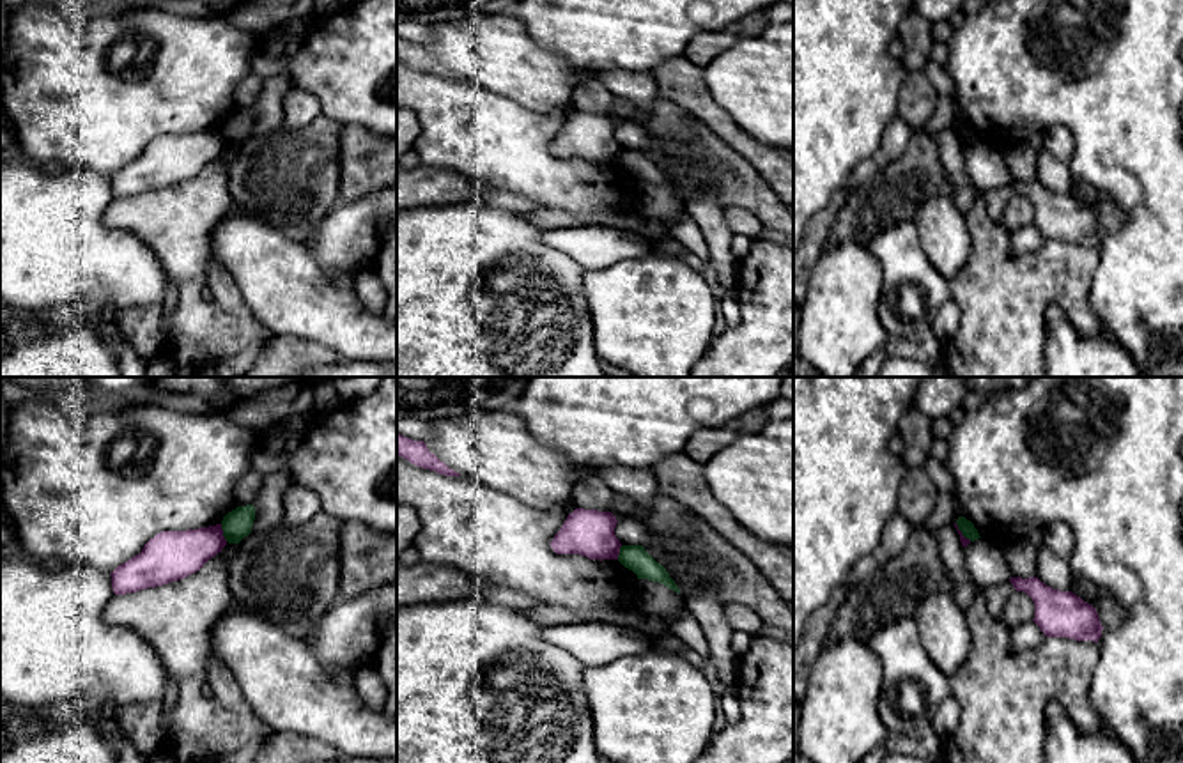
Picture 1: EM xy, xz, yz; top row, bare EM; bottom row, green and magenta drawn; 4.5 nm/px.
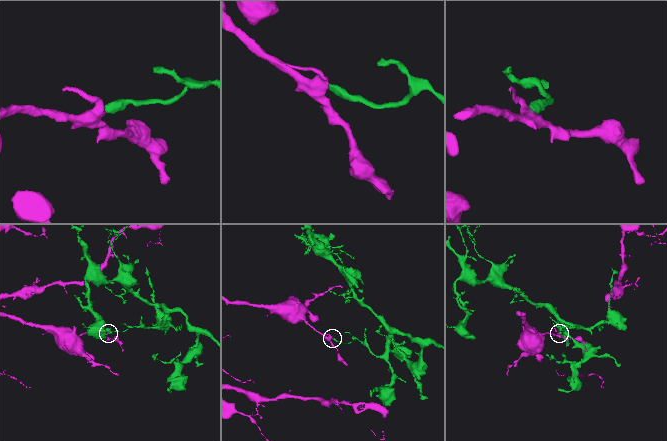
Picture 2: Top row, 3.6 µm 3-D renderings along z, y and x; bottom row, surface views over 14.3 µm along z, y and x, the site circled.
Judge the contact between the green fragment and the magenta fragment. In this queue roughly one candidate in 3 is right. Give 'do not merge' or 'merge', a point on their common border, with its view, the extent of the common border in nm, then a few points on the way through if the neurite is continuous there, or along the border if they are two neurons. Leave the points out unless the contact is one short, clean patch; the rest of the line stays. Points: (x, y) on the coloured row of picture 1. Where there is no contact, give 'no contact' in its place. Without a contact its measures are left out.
do not merge; contact xy (224, 533); length 90 nm; border xy (220, 524), (222, 535), (227, 540)

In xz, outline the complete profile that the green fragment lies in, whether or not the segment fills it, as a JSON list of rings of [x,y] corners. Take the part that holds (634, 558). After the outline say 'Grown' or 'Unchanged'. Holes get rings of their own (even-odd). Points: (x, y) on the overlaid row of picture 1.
[[[622,545],[620,554],[618,554],[618,561],[625,568],[632,570],[638,575],[638,579],[648,579],[648,581],[653,581],[653,582],[661,582],[661,584],[668,586],[669,590],[680,593],[678,586],[669,577],[666,568],[661,563],[657,563],[645,551],[643,545]]]. Unchanged

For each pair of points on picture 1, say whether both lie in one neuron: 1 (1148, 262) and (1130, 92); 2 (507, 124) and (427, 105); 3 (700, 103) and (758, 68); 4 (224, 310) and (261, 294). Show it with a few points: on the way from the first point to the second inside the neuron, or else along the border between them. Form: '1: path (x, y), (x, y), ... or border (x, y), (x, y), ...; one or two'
1: path (1150, 220), (1150, 174), (1132, 153), (1130, 135); one
2: path (487, 124), (471, 114), (454, 114), (447, 108); one
3: border (702, 69), (711, 96), (739, 126); two
4: border (222, 266), (231, 275), (247, 308), (271, 333); two

